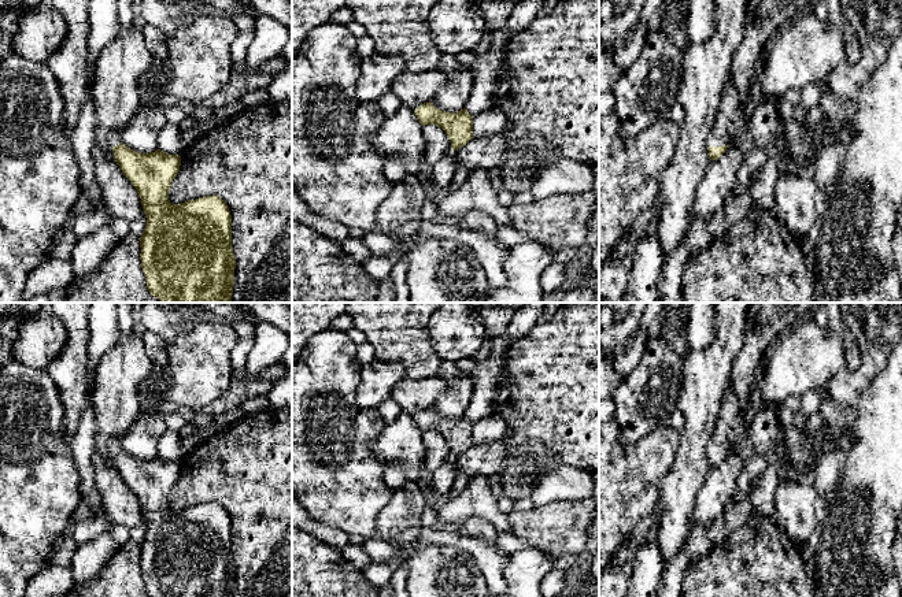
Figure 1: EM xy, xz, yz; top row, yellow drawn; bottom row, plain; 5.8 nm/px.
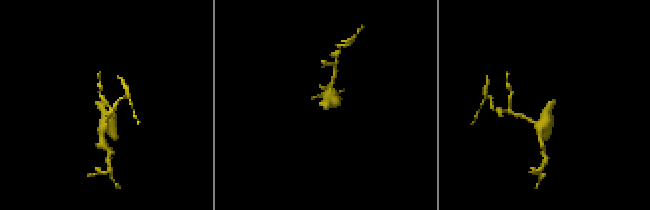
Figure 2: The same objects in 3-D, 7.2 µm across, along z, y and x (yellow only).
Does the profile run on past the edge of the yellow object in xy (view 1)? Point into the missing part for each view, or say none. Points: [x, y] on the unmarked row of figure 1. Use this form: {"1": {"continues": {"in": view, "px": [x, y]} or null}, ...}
{"1": {"continues": {"in": "xy", "px": [115, 447]}}}

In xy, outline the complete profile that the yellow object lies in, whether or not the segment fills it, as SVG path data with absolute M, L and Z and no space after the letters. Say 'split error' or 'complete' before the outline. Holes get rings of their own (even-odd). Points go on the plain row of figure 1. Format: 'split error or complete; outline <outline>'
split error; outline M121 441L111 444L110 453L123 482L136 494L147 523L140 544L140 567L148 597L233 597L236 564L232 553L232 522L226 509L212 501L171 511L169 497L180 478L180 461L160 456L136 459L122 449Z

